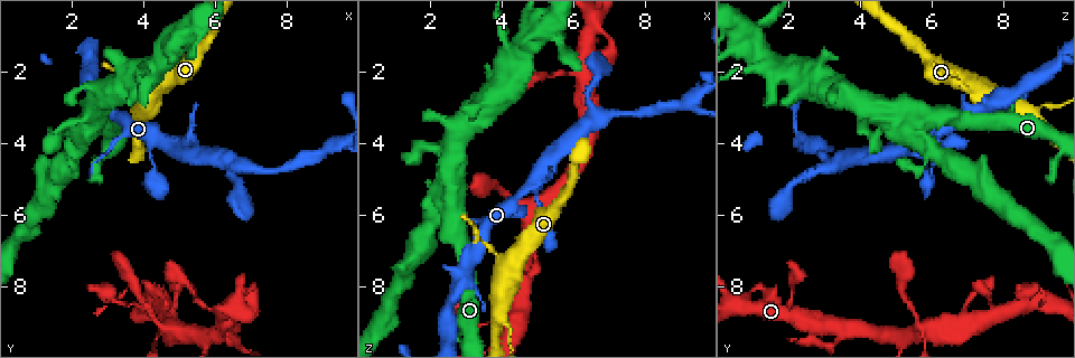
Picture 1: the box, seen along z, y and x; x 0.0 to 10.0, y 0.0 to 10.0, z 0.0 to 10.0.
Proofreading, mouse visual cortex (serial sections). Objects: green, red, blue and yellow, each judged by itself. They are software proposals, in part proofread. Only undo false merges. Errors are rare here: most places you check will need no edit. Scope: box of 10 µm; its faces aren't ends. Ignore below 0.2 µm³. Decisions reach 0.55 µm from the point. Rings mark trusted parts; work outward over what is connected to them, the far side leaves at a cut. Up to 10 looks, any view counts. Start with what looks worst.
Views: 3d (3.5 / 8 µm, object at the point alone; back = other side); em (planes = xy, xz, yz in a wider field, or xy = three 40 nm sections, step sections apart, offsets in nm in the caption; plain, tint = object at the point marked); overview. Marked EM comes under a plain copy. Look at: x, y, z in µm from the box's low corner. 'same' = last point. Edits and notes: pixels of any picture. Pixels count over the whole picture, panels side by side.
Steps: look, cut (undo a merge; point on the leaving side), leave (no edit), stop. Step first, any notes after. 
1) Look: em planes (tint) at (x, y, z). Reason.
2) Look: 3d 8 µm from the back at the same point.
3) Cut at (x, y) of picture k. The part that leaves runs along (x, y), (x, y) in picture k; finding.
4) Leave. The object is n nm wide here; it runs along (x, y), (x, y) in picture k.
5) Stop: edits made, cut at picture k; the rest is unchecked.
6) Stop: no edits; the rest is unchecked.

Look: 3d 3.5 µm from the back at (7.50, 4.75, 3.10). Thin neck.

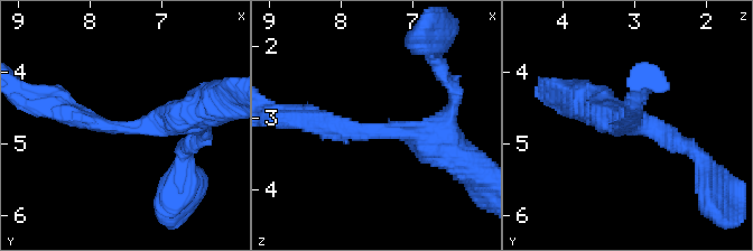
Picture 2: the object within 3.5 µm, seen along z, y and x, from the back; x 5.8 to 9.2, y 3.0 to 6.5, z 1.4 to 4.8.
Look: em xy step 3 (tint) at (7.50, 4.80, 3.20). The arms are 300, 450 nm wide; now the EM.

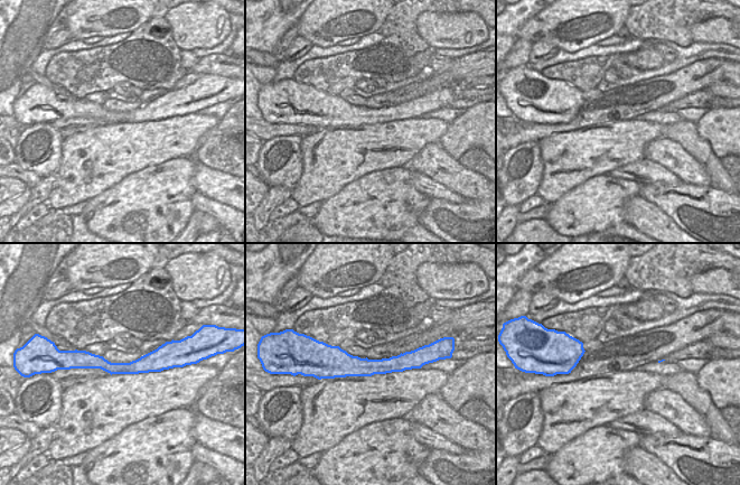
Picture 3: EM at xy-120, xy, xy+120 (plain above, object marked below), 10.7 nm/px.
Leave. It runs along (444, 148), (406, 131), (306, 119) in picture 2; one cell here.

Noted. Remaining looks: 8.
Look: 3d 8 µm at (3.95, 3.15, 8.80). Side arm on a straight run.

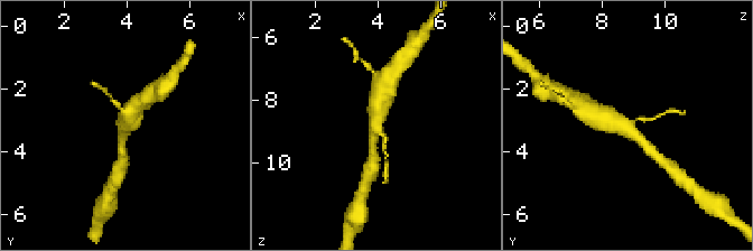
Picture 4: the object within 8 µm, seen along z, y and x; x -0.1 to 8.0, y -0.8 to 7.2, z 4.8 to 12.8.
Look: em xy step 2 (tint) at the same point.

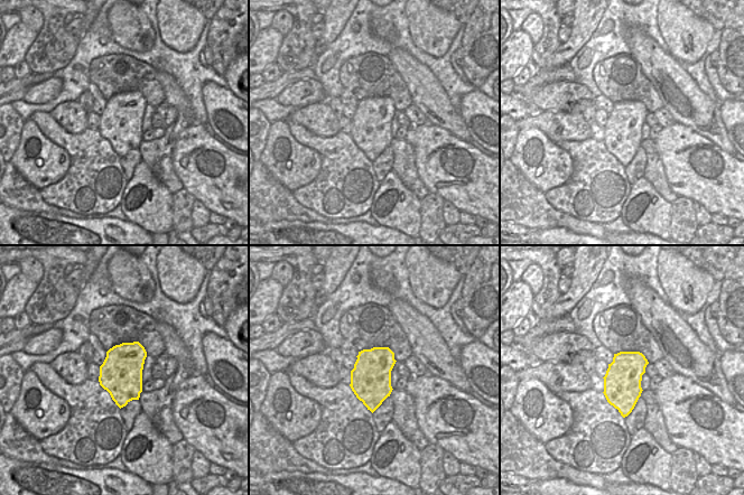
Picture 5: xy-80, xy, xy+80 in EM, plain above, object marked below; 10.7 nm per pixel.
Leave. It runs along (597, 115), (623, 123), (650, 150) in picture 4; continuous, no second cell.

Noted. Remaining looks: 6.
Look: 3d 3.5 µm at (9.15, 4.05, 2.95). Branch point.

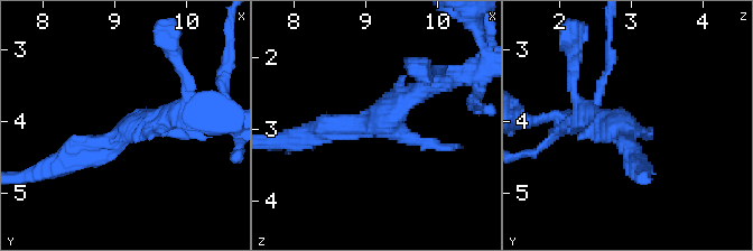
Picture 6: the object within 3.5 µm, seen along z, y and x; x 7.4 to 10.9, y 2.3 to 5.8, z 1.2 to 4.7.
Look: em xy step 5 (tint) at (9.20, 4.10, 2.90). 3 arms meet here; the arms are 150, 300, 300 nm wide; now the EM.

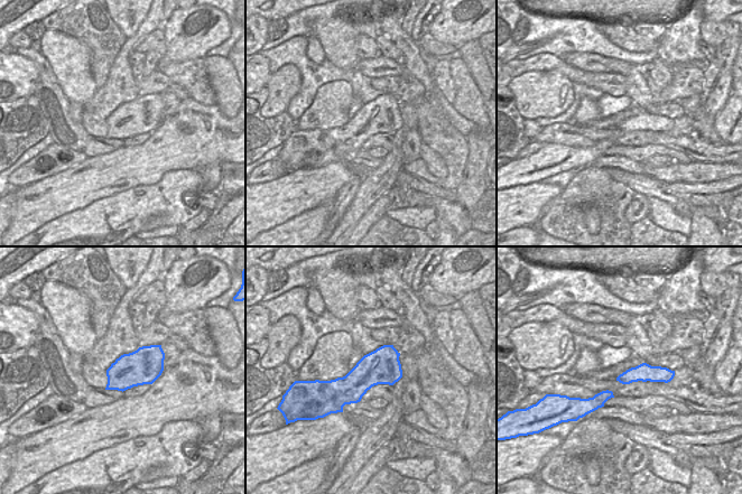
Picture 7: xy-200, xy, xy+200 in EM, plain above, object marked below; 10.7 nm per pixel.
Leave. The object is 380 nm wide here; it runs along (63, 164), (183, 104) in picture 6; continuous, no second cell.

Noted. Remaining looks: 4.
Look: em xy step 5 (tint) at (4.80, 9.20, 5.90). Looks like a crossing.

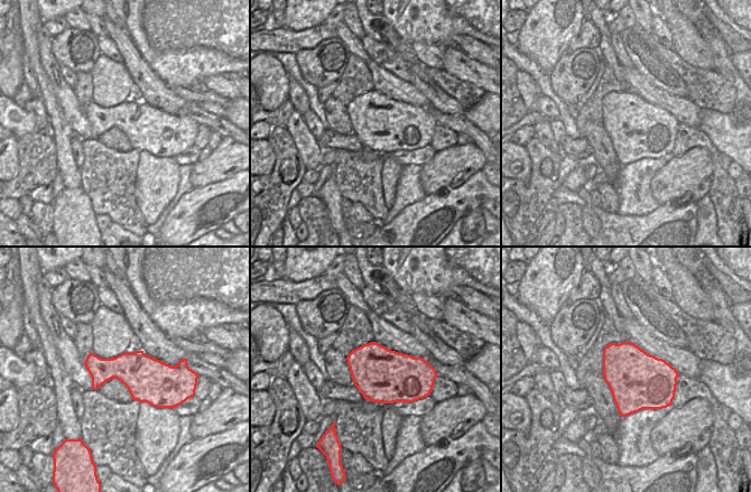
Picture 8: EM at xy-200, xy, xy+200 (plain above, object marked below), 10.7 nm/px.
Look: 3d 3.5 µm from the back at the same point.

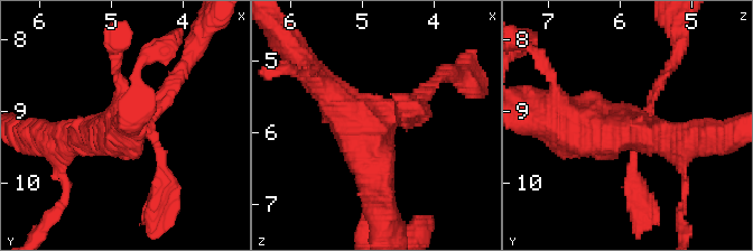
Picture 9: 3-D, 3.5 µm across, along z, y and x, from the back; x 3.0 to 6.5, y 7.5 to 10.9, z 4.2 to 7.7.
Leave. It runs along (316, 80), (371, 145), (378, 205) in picture 9; one cell here.

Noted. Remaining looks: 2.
Stop: no edits; the rest is unchecked.

